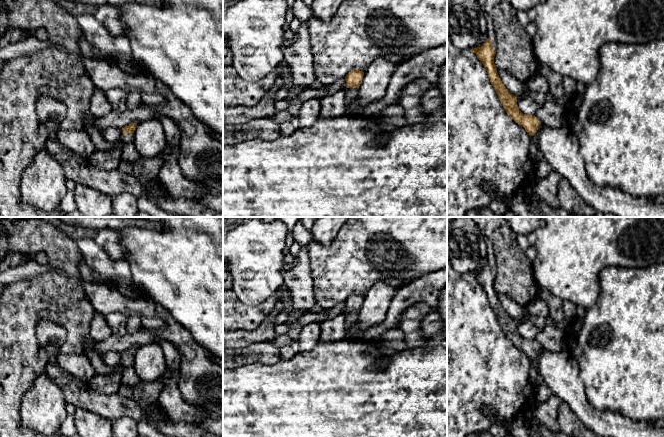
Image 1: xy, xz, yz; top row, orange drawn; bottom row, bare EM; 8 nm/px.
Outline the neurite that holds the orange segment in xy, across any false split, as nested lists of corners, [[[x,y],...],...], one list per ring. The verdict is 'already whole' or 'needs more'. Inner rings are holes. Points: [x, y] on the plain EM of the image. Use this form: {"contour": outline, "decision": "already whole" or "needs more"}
{"contour": [[[131,347],[121,353],[121,362],[109,374],[96,374],[89,382],[89,386],[101,394],[114,394],[122,389],[122,372],[125,368],[132,366],[134,362],[134,354],[137,347]]], "decision": "needs more"}

